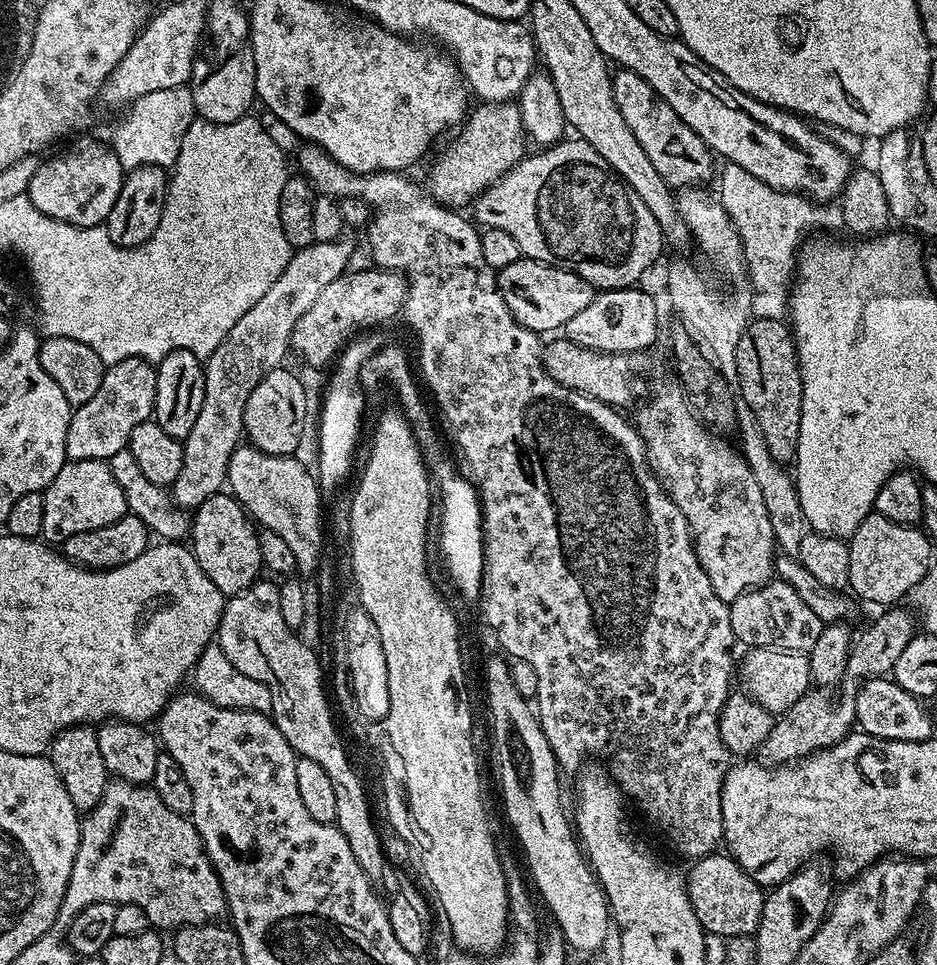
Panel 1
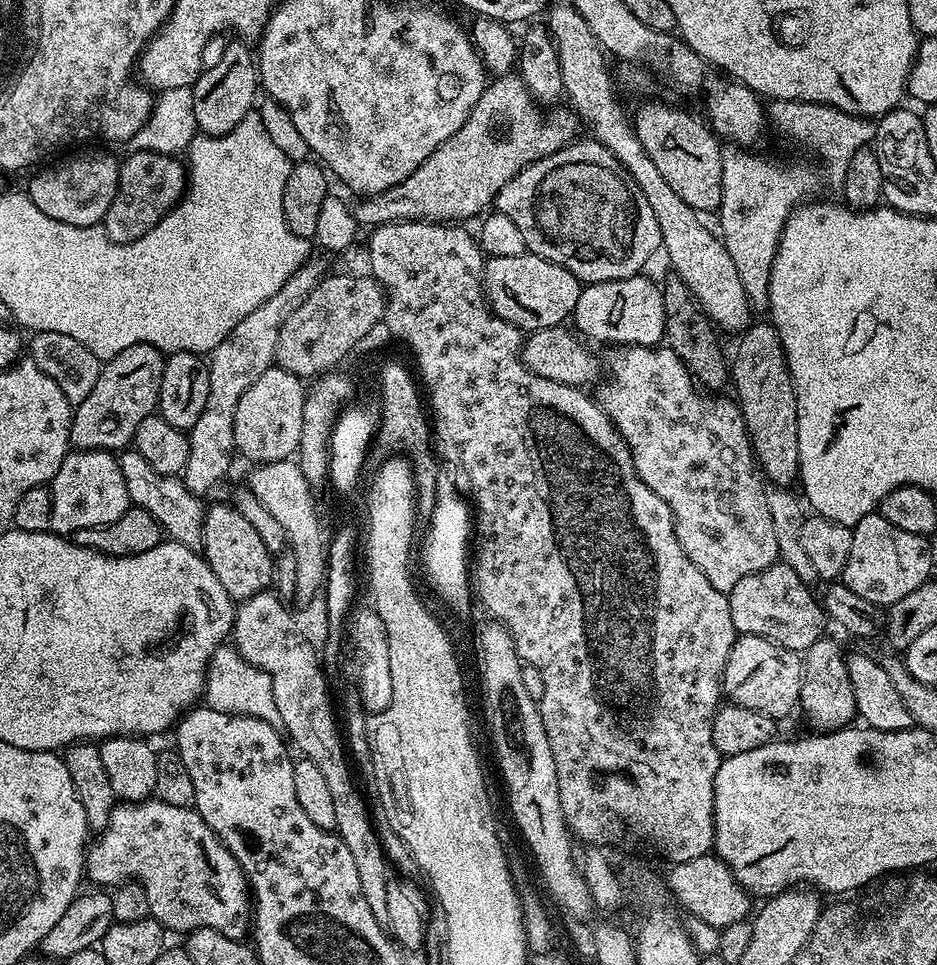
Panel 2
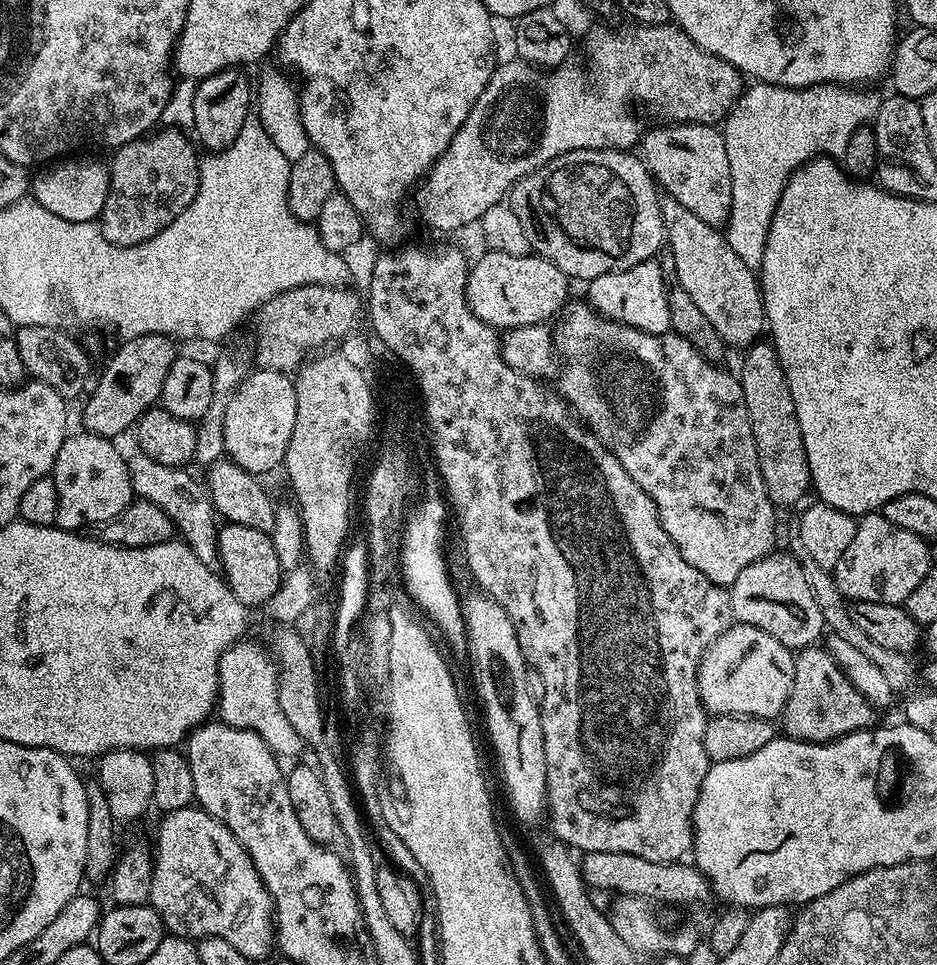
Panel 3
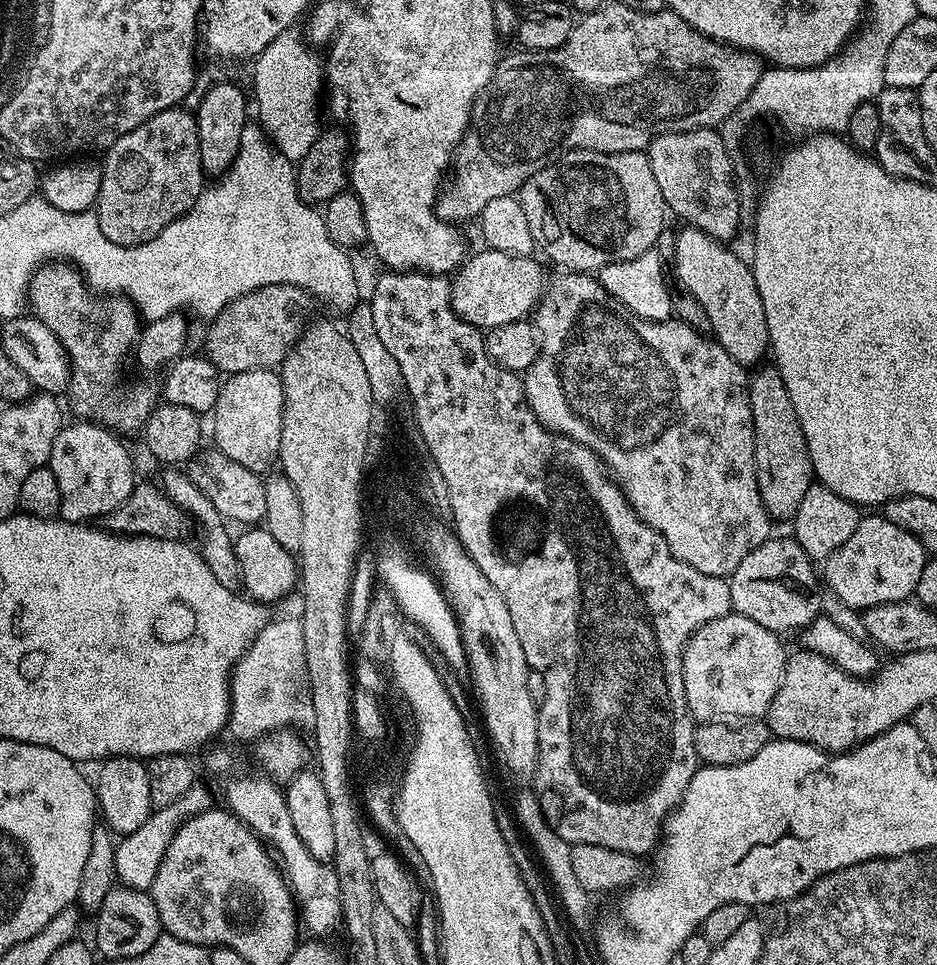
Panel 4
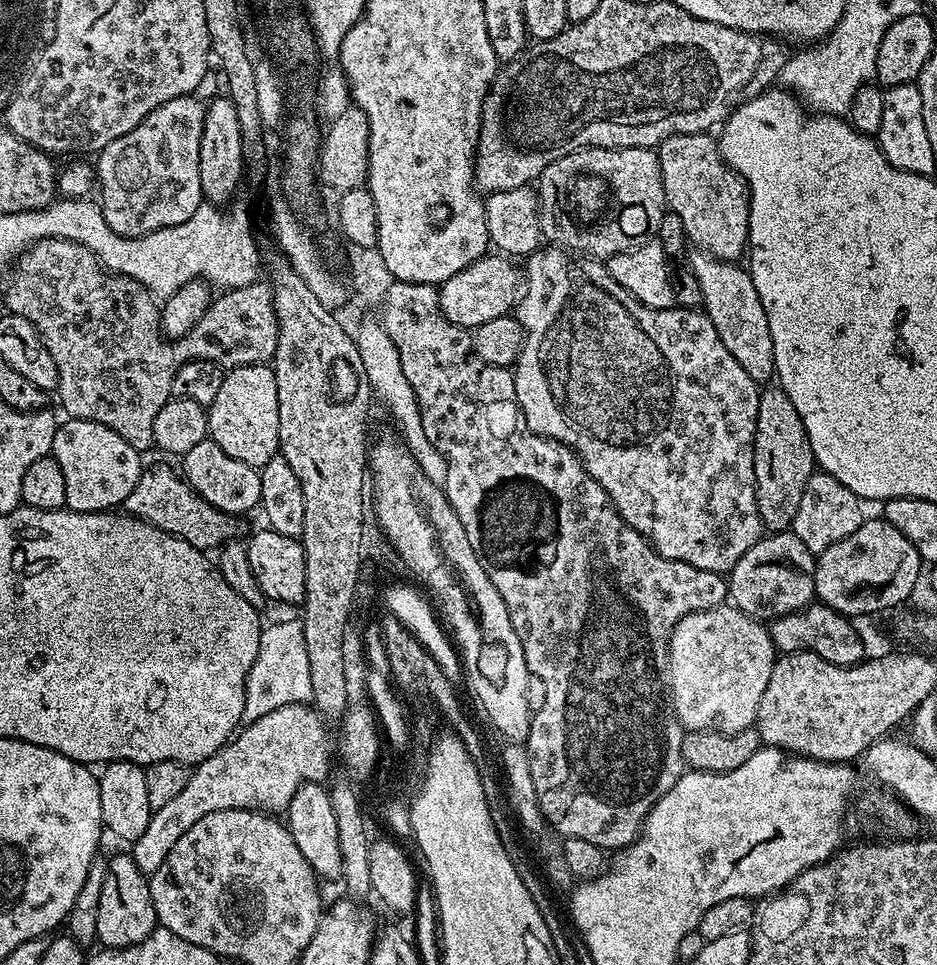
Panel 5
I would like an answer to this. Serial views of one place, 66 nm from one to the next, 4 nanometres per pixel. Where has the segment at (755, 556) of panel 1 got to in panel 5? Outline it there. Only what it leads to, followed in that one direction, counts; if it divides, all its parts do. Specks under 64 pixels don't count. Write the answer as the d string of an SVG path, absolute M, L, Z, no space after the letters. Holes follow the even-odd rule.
M544 246L527 257L526 263L522 268L522 291L518 297L518 303L514 309L514 315L519 324L524 327L524 345L520 351L520 357L516 359L514 365L514 390L518 398L518 406L522 410L522 414L526 418L526 426L530 426L530 430L539 436L545 436L551 440L557 440L560 444L566 445L579 456L580 461L584 464L589 474L598 482L598 486L602 486L602 490L606 490L606 494L612 499L612 504L618 510L618 514L630 526L634 526L634 530L638 530L638 534L642 534L652 543L652 547L656 549L658 554L662 554L662 558L670 558L678 562L686 562L690 566L694 566L698 570L710 570L727 574L732 571L733 566L738 562L738 558L742 558L742 554L746 554L746 550L750 550L750 546L754 546L762 538L765 531L764 523L760 520L758 514L758 502L756 501L756 479L754 478L754 438L756 437L756 423L758 422L758 402L762 391L761 385L754 382L754 378L750 378L750 374L746 374L746 370L742 370L742 366L738 366L738 358L734 358L734 354L730 354L730 350L726 350L726 346L722 343L722 338L718 338L718 330L714 326L714 322L710 322L710 318L700 308L682 308L673 306L670 308L651 308L642 302L638 302L638 298L634 298L634 294L630 294L630 290L626 290L622 286L618 286L618 282L614 282L614 278L608 273L607 263L601 262L596 258L589 258L579 254L573 254L563 248L555 246Z

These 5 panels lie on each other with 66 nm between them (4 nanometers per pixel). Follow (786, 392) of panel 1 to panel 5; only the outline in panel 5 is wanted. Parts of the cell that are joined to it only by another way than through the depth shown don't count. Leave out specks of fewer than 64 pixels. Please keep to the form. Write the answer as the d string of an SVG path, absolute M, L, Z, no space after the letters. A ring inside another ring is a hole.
M768 386L761 391L758 402L758 422L754 446L754 478L758 514L769 533L787 532L798 514L802 490L814 471L810 450L810 438L806 438L806 426L794 410L794 402L778 386Z

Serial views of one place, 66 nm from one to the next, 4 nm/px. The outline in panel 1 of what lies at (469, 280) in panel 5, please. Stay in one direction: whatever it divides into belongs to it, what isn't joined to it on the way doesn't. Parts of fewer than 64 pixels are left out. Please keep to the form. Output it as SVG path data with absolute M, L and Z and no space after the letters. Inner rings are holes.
M527 258L510 262L510 266L499 269L496 285L512 317L537 334L552 332L555 328L556 331L563 329L564 324L574 318L574 314L590 306L594 295L592 285L578 278L578 274L567 272L565 268L555 268L553 264L543 264L541 260Z

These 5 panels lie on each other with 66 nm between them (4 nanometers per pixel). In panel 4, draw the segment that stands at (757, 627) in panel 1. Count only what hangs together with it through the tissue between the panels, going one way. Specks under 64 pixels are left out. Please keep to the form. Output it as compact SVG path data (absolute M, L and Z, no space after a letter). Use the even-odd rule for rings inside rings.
M784 536L770 538L762 542L732 572L728 585L732 607L739 615L758 622L758 626L766 626L766 630L777 634L803 630L816 617L821 615L818 584L818 572L814 569L814 561L802 550L795 540Z

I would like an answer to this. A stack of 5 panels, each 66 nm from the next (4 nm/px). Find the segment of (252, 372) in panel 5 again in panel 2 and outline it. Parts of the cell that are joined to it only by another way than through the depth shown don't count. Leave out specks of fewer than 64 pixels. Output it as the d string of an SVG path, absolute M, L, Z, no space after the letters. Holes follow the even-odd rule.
M273 366L242 394L238 401L238 410L234 410L234 442L236 443L236 452L244 455L246 459L252 460L253 465L269 464L279 460L292 460L297 455L302 438L302 422L304 421L304 398L306 388L301 377L290 374L286 369L279 366Z

